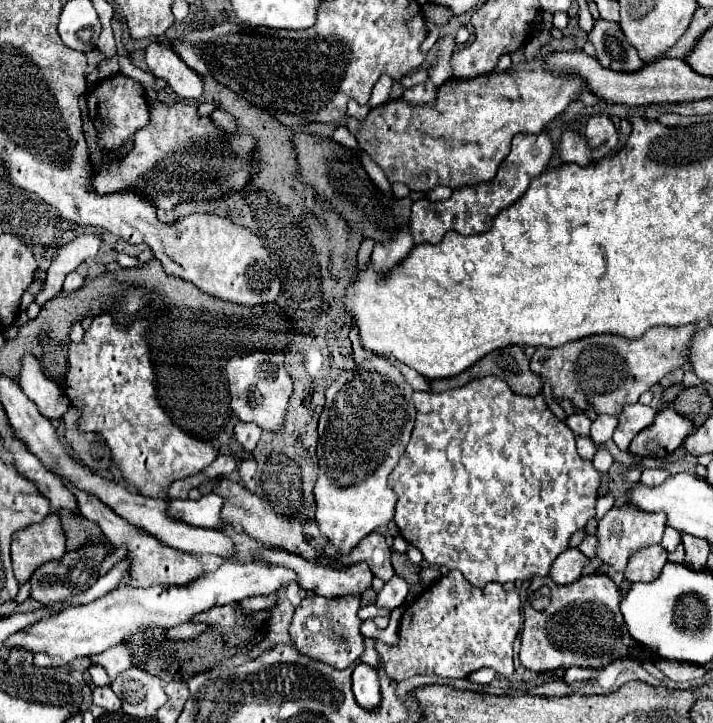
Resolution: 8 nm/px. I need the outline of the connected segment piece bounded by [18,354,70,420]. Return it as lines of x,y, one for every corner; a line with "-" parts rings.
26,354
26,358
22,358
18,382
26,396
30,396
30,400
38,406
42,416
58,420
58,416
62,416
70,408
70,400
66,398
64,390
54,380
44,376
42,366
38,358
34,358
34,354

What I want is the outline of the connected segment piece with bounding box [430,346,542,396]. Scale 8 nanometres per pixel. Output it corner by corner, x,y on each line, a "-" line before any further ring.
506,346
502,350
496,350
482,360
478,360
474,366
464,370
462,374
454,378
442,378
432,380
430,390
432,392
446,392
450,388
460,388
472,380
484,378
484,376
498,376
506,380
510,390
514,394
522,396
534,396
542,390
542,378
534,376
528,368
528,358
520,346

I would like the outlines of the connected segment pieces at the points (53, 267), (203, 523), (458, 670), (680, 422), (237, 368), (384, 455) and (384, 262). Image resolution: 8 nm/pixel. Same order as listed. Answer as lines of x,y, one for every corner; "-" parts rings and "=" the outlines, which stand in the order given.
84,234
78,236
76,240
72,240
68,246
60,248
54,254
54,260
46,272
46,280
44,280
44,290
38,294
36,302
40,306
44,306
48,300
52,300
64,284
64,278
74,272
84,260
88,260
90,256
96,256
102,244
102,236
100,234
=
206,494
200,500
170,500
168,516
196,528
220,528
224,524
220,518
220,508
222,498
216,494
=
458,570
448,572
440,580
436,580
428,590
424,590
402,614
398,636
400,642
396,646
386,646
382,642
376,642
376,650
380,652
380,658
384,662
386,674
400,682
418,674
434,674
444,678
466,678
474,670
480,668
492,668
496,674
508,678
514,674
512,664
512,644
520,630
520,596
516,590
504,590
502,584
486,584
484,588
472,586
=
666,408
666,410
658,412
654,422
646,430
642,430
638,434
638,438
632,440
630,452
634,456
640,456
640,458
664,458
664,456
672,454
684,442
684,438
690,434
690,430
692,430
692,422
688,418
678,416
672,408
=
252,352
244,356
232,356
226,362
226,378
230,390
230,406
242,422
254,422
262,430
280,430
292,394
292,380
284,370
284,356
270,352
=
378,356
358,364
356,372
342,372
338,380
326,390
326,406
318,422
320,474
314,486
314,500
318,530
336,546
338,554
348,554
364,536
392,520
396,494
386,480
406,450
410,432
414,428
414,416
416,410
412,402
412,388
396,368
388,366
=
404,230
396,236
396,240
388,242
386,246
376,244
374,252
372,252
372,268
374,272
384,278
384,274
388,274
388,270
396,268
406,256
408,252
414,248
414,242
410,238
410,230

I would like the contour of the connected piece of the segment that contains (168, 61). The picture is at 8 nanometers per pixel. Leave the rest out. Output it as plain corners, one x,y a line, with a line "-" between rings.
150,44
144,52
148,70
168,82
168,86
184,100
198,100
202,94
202,78
190,70
178,54
166,44

